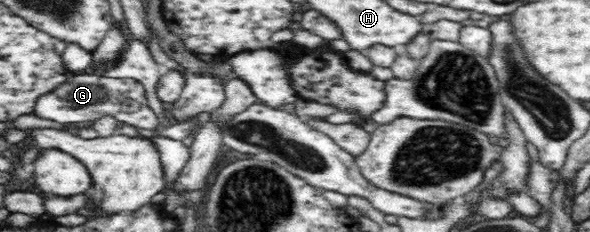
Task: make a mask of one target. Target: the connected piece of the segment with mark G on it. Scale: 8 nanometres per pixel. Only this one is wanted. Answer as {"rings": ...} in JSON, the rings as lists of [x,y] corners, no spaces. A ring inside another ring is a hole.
{"rings":[[[85,71],[69,73],[60,84],[51,88],[45,95],[41,95],[33,107],[32,115],[59,124],[77,125],[82,122],[94,122],[103,116],[111,116],[119,123],[132,128],[155,129],[160,125],[158,116],[148,105],[142,83],[129,78],[99,77]]]}

